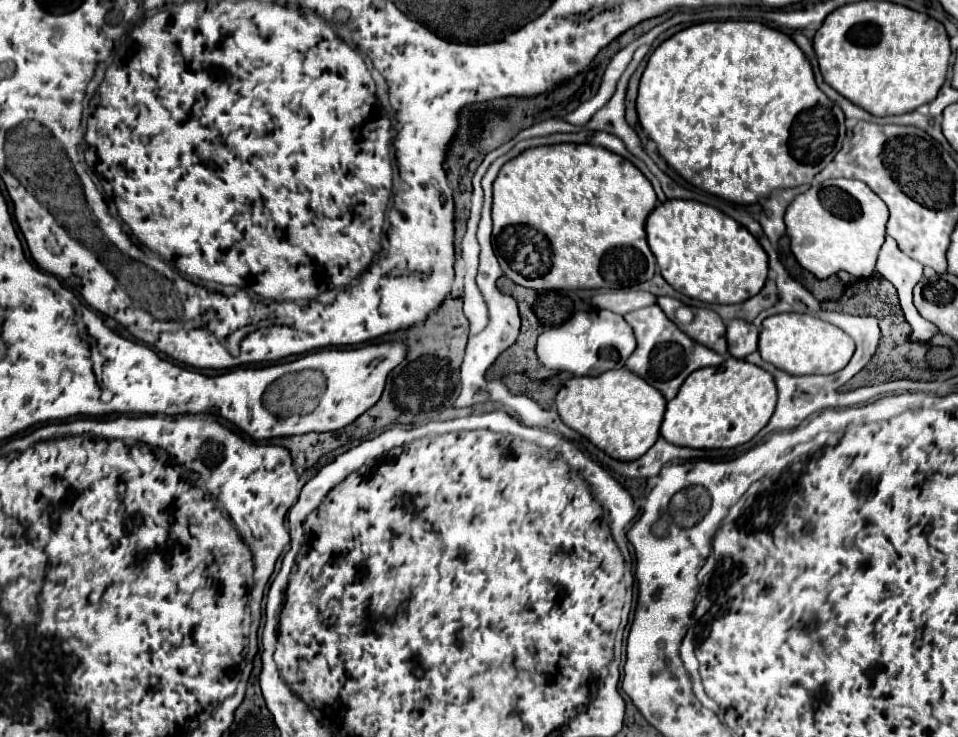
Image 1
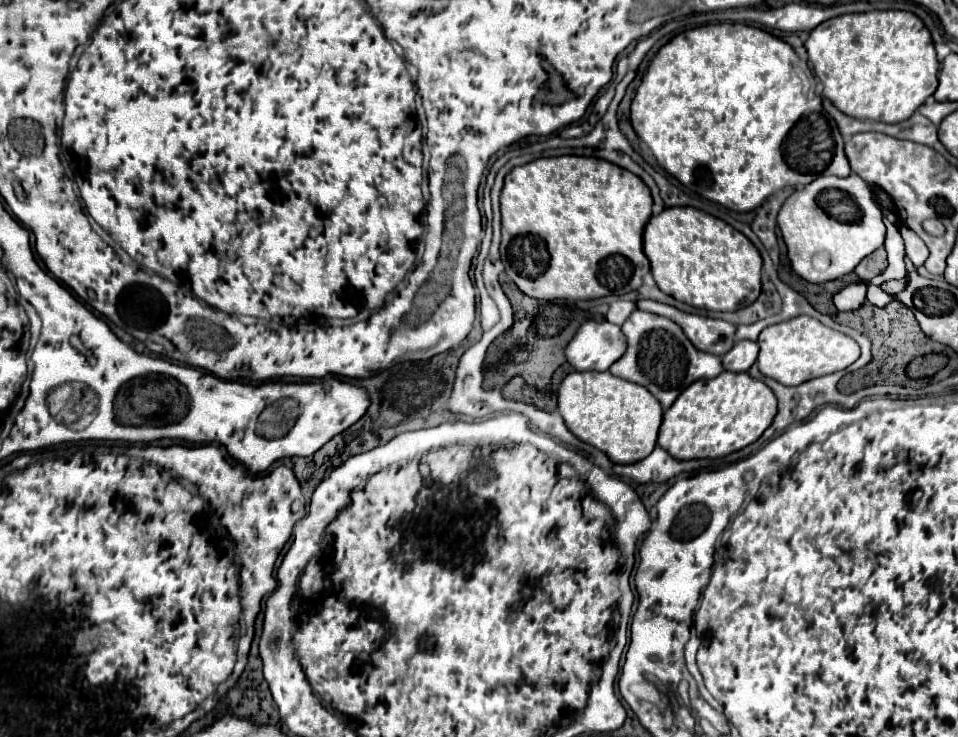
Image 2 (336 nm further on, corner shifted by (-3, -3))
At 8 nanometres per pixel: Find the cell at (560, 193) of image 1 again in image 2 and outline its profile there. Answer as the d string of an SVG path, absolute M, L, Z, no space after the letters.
M556 156L556 158L540 158L524 166L516 166L504 180L502 198L500 198L500 210L502 210L502 242L500 242L500 256L502 264L506 268L508 278L530 298L542 298L542 300L592 300L602 298L610 294L628 294L632 290L638 290L642 286L642 278L650 272L648 258L642 252L642 232L646 222L652 216L652 196L646 184L638 180L632 172L626 172L624 168L618 168L616 164L610 164L608 160L600 158L584 158L584 156Z

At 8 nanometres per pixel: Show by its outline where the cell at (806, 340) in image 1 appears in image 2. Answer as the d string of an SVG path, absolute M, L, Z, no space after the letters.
M796 316L786 322L768 326L758 336L760 372L784 386L798 386L810 378L832 374L848 368L860 356L860 346L846 334L822 326L812 316Z

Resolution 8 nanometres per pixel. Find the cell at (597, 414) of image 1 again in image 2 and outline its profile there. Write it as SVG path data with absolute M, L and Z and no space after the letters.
M570 372L562 380L558 390L558 412L562 414L566 426L570 428L570 432L574 432L574 436L596 446L616 464L634 464L646 458L656 446L656 436L662 422L662 406L646 388L616 378L610 372Z

